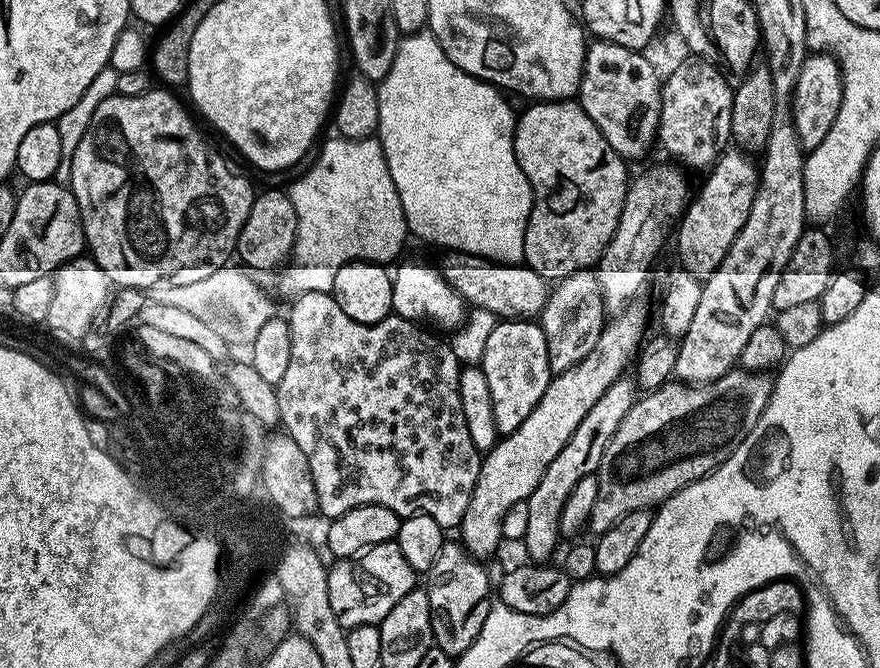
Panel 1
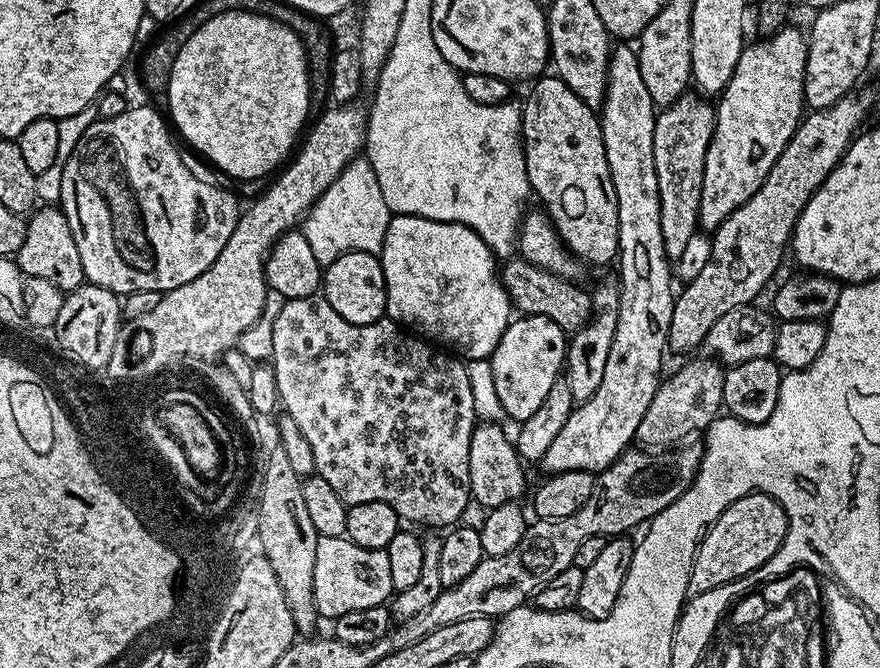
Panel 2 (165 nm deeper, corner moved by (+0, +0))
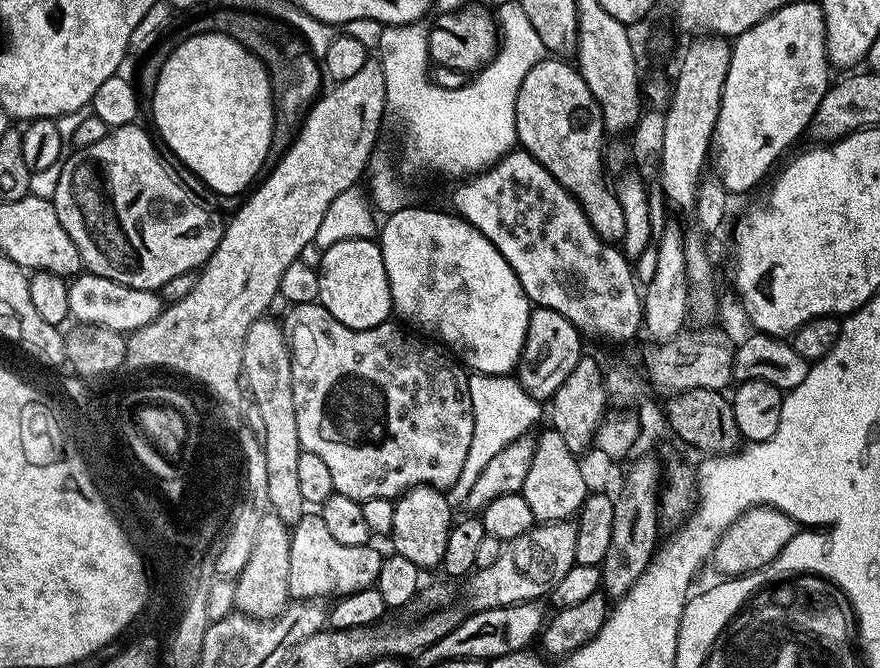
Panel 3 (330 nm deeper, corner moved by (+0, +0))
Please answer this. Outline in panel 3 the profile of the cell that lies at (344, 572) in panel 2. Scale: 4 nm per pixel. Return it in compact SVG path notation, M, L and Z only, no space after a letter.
M305 514L292 528L290 542L290 597L292 600L339 598L375 585L382 552L371 543L346 546L330 535L318 514Z

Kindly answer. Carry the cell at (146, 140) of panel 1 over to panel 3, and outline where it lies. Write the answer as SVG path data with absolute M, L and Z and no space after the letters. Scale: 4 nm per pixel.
M133 122L120 127L113 127L106 134L106 138L101 138L98 142L94 142L94 146L75 149L75 151L71 153L73 156L70 157L71 155L69 155L67 159L63 161L62 167L59 169L59 172L61 171L60 177L56 180L56 193L51 193L50 199L52 205L56 208L58 222L62 222L62 230L66 230L66 234L70 234L74 246L78 246L80 263L91 275L110 278L122 286L130 286L131 288L159 290L163 284L170 282L170 278L178 278L179 276L195 273L207 264L208 259L212 257L214 250L218 246L218 242L222 238L226 220L219 211L216 213L214 209L207 208L204 204L199 204L199 202L172 177L171 170L164 165L164 160L160 157L161 149L158 147L153 133L151 131L148 133L146 129L139 128L138 125L139 123Z

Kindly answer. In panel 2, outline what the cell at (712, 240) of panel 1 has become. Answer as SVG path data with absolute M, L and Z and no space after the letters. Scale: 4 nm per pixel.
M785 26L772 36L757 39L757 44L749 43L738 58L736 73L730 78L724 91L718 97L716 110L716 129L710 146L706 150L706 162L702 174L702 202L700 203L700 228L715 230L738 206L745 204L766 182L766 174L778 162L778 154L790 142L794 130L799 126L806 112L804 103L804 71L808 57L807 35L793 26Z

